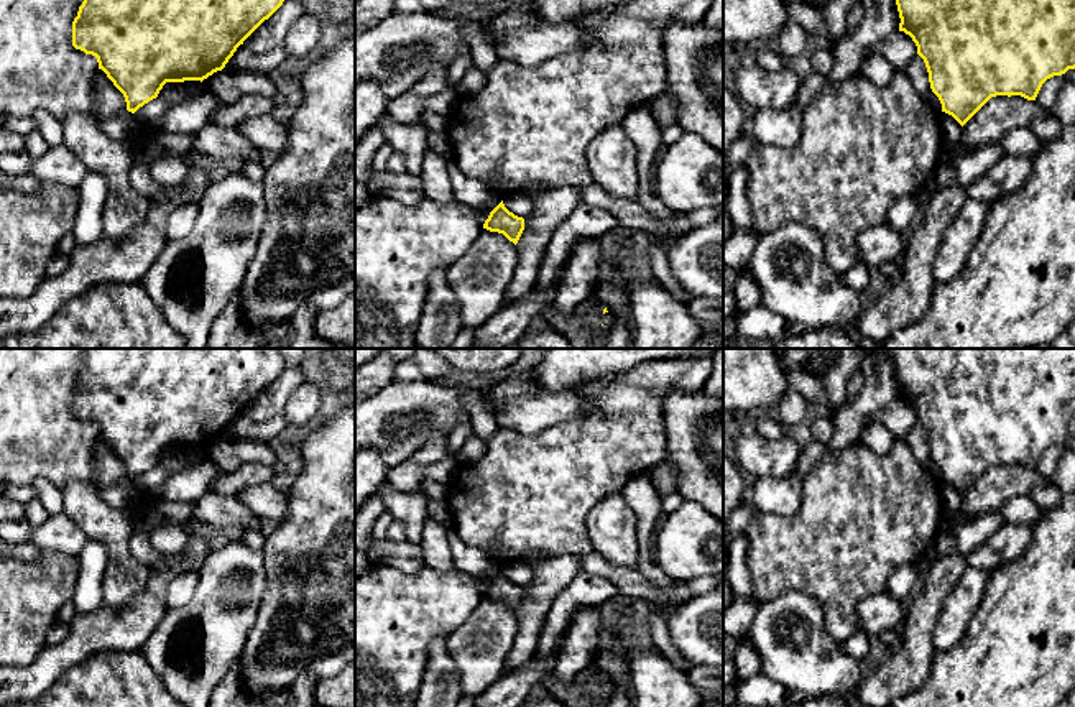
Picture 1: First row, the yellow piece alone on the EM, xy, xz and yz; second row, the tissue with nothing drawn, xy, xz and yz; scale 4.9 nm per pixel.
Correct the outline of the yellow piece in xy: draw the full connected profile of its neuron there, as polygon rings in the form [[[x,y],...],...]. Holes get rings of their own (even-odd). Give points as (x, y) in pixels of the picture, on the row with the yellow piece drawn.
[[[84,0],[72,21],[72,46],[97,58],[135,113],[166,82],[204,81],[222,71],[237,48],[284,0]]]

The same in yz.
[[[896,0],[899,31],[912,38],[924,59],[942,112],[962,127],[996,95],[1036,100],[1042,84],[1075,69],[1075,0]]]

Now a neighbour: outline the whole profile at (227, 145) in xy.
[[[207,123],[192,140],[189,151],[182,156],[161,156],[150,161],[150,173],[155,183],[166,189],[178,189],[192,171],[187,155],[205,156],[209,164],[238,164],[251,158],[260,159],[260,153],[247,140],[237,127],[219,127]]]

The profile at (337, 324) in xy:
[[[355,293],[329,311],[317,311],[316,332],[329,342],[355,349]]]

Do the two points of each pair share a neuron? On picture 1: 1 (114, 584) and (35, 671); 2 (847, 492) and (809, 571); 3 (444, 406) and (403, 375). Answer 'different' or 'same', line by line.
1: different
2: same
3: different

